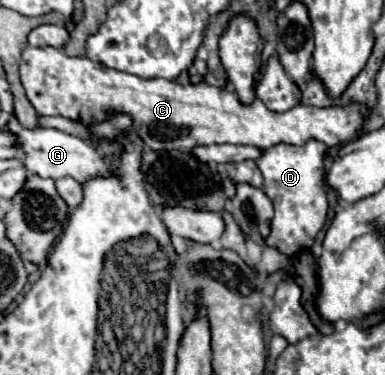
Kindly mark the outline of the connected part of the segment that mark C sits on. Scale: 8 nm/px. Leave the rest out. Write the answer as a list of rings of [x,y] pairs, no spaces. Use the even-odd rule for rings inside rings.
[[[28,46],[22,50],[20,78],[30,104],[40,116],[100,122],[114,112],[128,112],[134,118],[134,128],[144,138],[146,148],[152,150],[190,150],[210,144],[268,148],[278,142],[304,144],[310,138],[316,138],[326,146],[336,146],[352,140],[362,128],[362,116],[352,108],[314,108],[300,104],[286,112],[270,112],[258,98],[250,106],[240,104],[230,82],[220,90],[206,82],[180,86],[162,78],[144,80],[134,74],[106,68],[86,56],[66,56],[64,50],[50,46]]]

